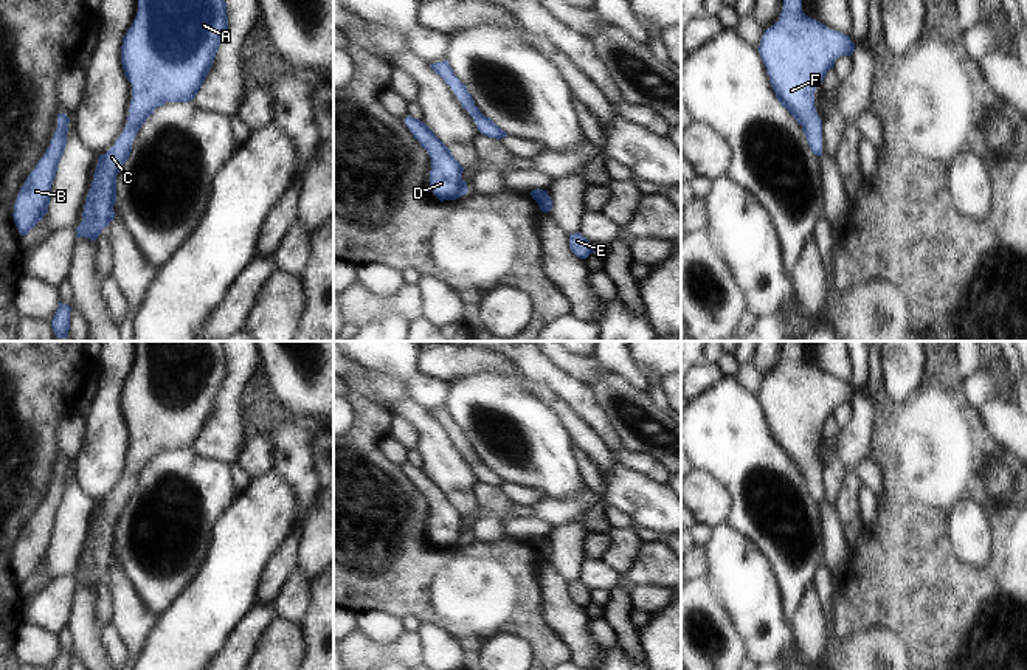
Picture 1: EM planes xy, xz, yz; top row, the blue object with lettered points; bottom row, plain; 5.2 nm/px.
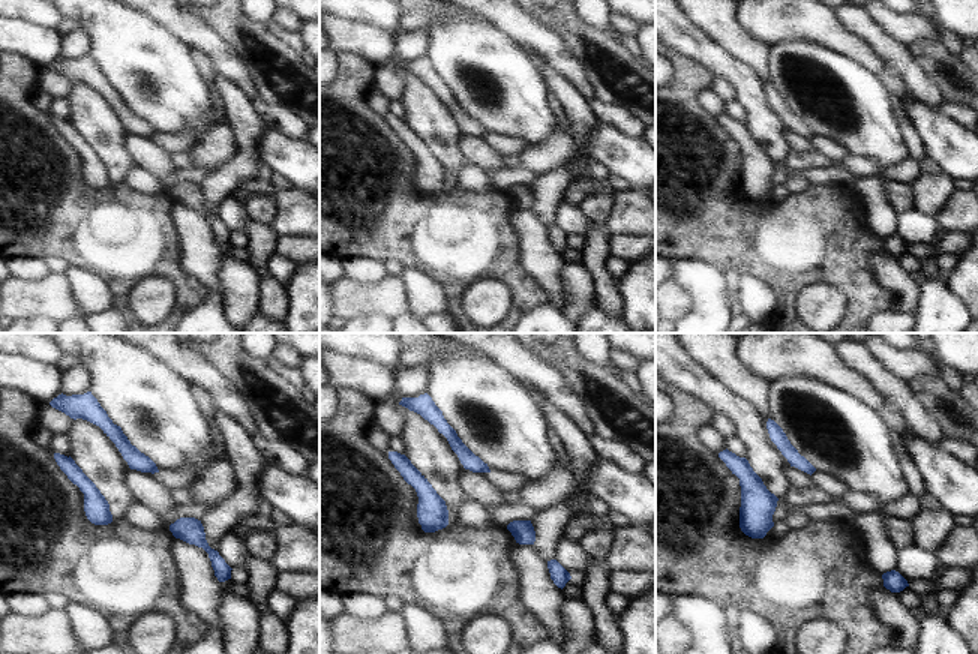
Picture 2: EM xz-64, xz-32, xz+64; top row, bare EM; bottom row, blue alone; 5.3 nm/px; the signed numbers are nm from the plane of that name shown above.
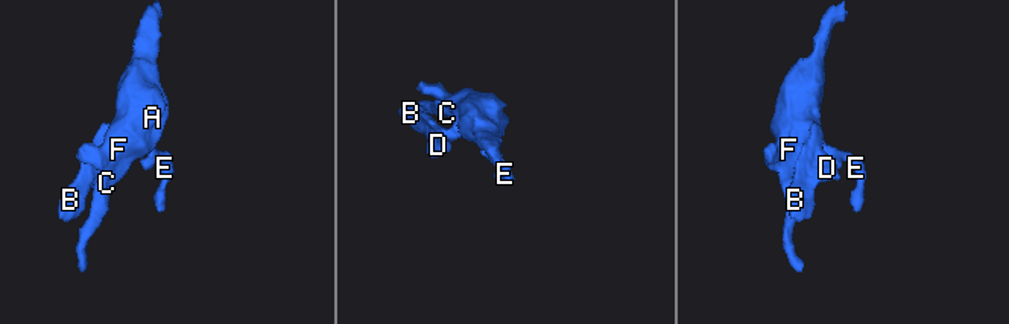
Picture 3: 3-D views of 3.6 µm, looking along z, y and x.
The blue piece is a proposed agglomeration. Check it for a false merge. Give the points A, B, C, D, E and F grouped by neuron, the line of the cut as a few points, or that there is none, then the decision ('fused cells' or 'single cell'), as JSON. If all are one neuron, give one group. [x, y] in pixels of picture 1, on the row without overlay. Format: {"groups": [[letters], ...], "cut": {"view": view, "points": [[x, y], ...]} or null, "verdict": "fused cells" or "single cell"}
{"groups": [["A", "B", "C", "D", "E", "F"]], "cut": null, "verdict": "single cell"}

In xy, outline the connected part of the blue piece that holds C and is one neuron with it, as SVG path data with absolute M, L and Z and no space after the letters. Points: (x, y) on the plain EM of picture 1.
M137 341L137 346L138 358L121 394L123 417L132 431L127 471L115 492L98 504L76 585L96 588L115 566L116 523L129 507L138 478L157 454L195 445L228 378L225 341Z

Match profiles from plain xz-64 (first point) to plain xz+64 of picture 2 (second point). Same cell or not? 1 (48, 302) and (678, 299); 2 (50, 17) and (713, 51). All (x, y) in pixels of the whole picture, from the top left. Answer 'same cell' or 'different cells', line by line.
1: same cell
2: different cells

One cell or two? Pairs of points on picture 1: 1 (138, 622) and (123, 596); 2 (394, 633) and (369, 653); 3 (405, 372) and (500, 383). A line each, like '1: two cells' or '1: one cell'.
1: one cell
2: two cells
3: two cells

